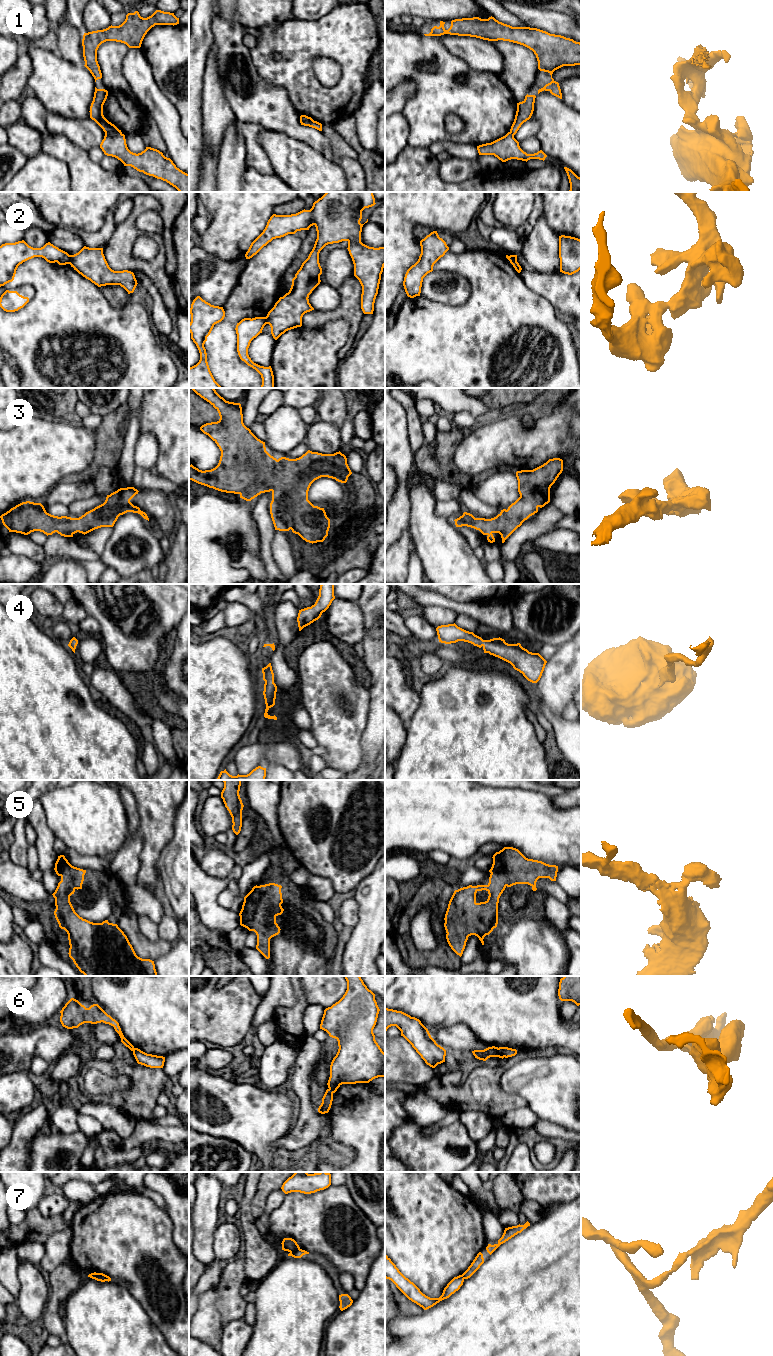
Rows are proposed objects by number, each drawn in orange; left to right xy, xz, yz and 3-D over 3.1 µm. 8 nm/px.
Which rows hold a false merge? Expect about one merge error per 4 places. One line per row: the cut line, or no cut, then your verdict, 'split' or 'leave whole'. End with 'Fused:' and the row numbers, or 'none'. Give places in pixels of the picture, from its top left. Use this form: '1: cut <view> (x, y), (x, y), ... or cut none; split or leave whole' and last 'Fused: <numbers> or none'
1: cut xy (105, 132), (119, 132), (121, 134); split
2: cut xy (71, 255), (68, 263); split
3: cut none; leave whole
4: cut none; leave whole
5: cut none; leave whole
6: cut yz (497, 1048), (504, 1056); split
7: cut xz (299, 1248), (290, 1252); split
Fused: 1, 2, 6, 7

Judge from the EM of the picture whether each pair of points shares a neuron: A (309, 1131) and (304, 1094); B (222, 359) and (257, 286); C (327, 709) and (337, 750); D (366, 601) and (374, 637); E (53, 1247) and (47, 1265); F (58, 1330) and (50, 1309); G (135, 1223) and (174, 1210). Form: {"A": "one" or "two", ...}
{"A": "one", "B": "one", "C": "one", "D": "one", "E": "one", "F": "one", "G": "two"}

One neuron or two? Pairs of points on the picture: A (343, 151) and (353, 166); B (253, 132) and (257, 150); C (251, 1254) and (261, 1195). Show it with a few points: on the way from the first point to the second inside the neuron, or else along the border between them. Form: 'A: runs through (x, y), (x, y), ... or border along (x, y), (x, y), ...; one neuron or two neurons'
A: border along (356, 159), (342, 157), (339, 160); two neurons
B: runs through (253, 136), (253, 146); one neuron
C: border along (255, 1194), (251, 1203), (251, 1214), (254, 1218); two neurons

